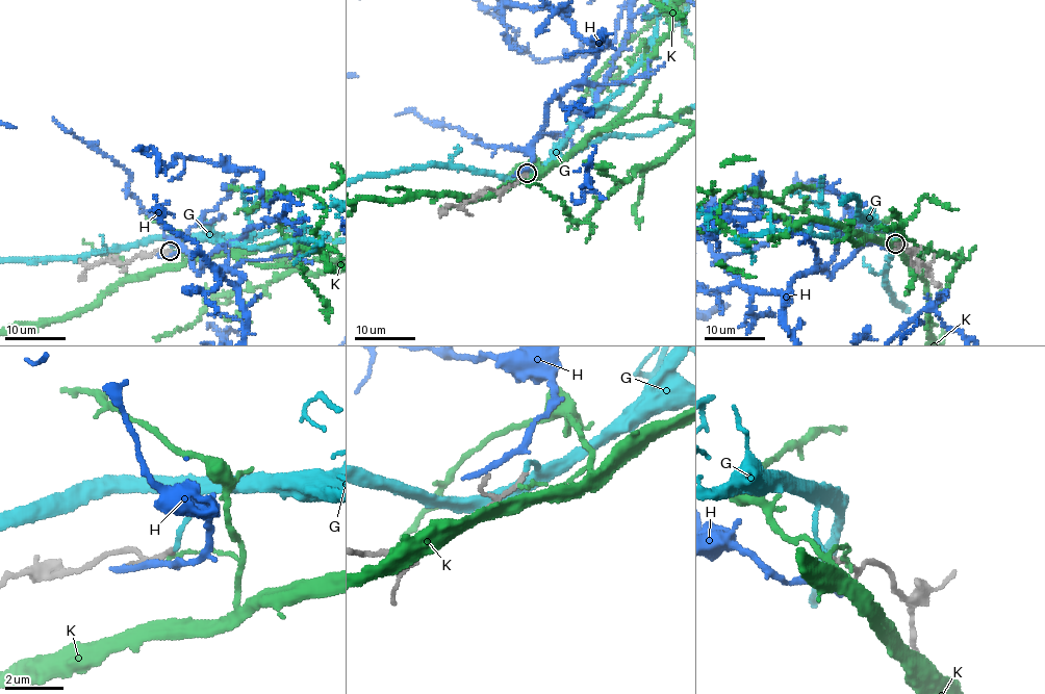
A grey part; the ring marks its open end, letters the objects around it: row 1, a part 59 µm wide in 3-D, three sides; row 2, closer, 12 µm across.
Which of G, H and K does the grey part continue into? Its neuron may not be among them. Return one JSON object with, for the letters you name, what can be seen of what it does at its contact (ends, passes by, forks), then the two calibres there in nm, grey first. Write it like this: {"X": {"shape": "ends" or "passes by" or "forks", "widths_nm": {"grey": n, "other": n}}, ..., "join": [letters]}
{"G": {"shape": "ends", "widths_nm": {"grey": 160, "other": 150}}, "join": ["G"]}

